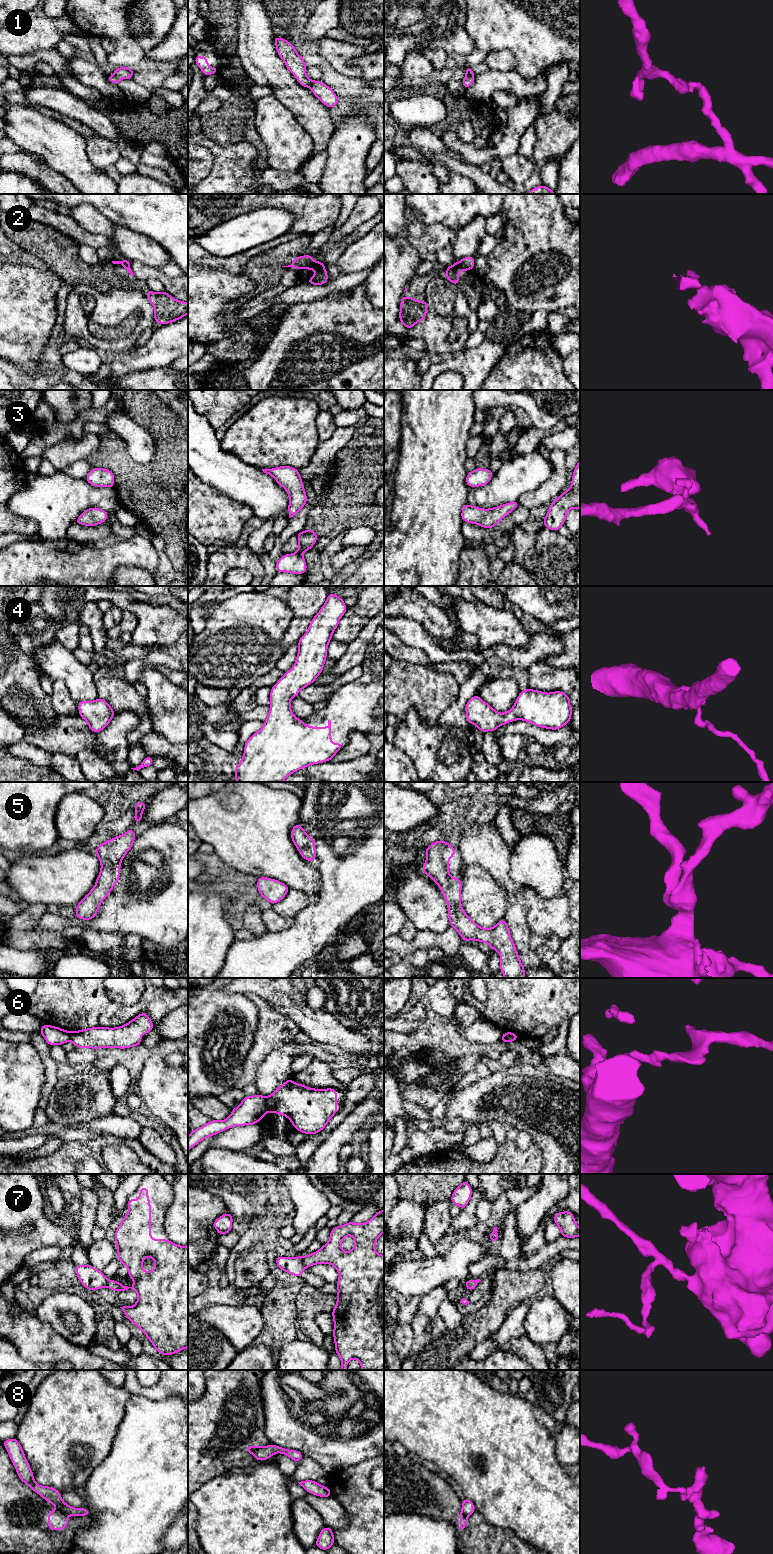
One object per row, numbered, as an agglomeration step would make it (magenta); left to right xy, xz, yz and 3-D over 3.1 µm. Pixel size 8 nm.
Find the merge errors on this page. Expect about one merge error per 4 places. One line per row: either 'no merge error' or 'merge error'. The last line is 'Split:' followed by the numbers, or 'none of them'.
1: merge error
2: merge error
3: no merge error
4: no merge error
5: no merge error
6: merge error
7: merge error
8: merge error
Split: 1, 2, 6, 7, 8

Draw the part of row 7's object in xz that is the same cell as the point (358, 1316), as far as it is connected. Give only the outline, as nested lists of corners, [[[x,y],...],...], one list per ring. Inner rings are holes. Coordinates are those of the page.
[[[379,1210],[369,1221],[365,1223],[357,1224],[350,1221],[342,1226],[335,1226],[334,1228],[331,1229],[329,1241],[316,1252],[309,1255],[305,1255],[303,1259],[303,1263],[306,1267],[310,1267],[316,1264],[330,1264],[333,1265],[339,1273],[339,1279],[336,1283],[336,1286],[338,1288],[337,1302],[335,1308],[332,1310],[331,1313],[334,1322],[334,1330],[332,1335],[334,1336],[335,1352],[341,1359],[340,1370],[347,1370],[347,1363],[352,1359],[357,1359],[360,1362],[361,1370],[384,1370],[384,1255],[378,1254],[375,1250],[376,1241],[378,1237],[383,1233],[384,1233],[384,1210]],[[348,1235],[351,1235],[355,1240],[355,1246],[349,1252],[343,1251],[341,1248],[343,1239]]]

